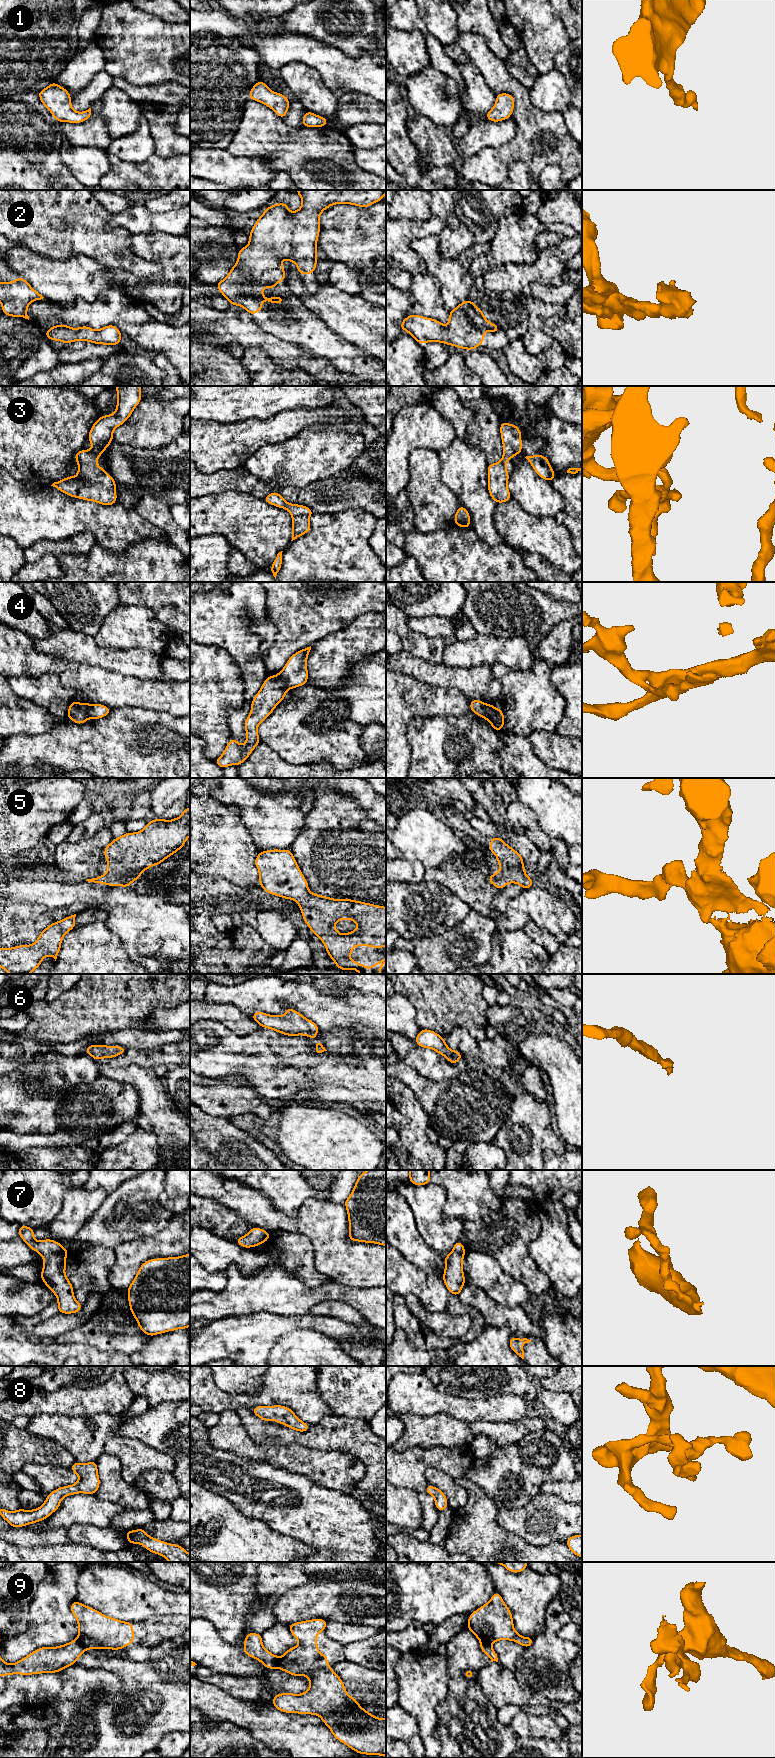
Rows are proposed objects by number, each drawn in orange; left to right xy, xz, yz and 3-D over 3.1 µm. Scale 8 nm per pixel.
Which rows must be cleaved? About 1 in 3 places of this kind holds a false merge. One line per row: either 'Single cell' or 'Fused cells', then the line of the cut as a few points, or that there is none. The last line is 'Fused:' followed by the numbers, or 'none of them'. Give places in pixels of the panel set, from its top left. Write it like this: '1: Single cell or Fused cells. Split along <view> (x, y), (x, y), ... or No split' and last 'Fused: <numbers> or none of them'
1: Single cell. No split
2: Single cell. No split
3: Single cell. No split
4: Fused cells. Split along xz (276, 675), (284, 682), (288, 689)
5: Single cell. No split
6: Single cell. No split
7: Single cell. No split
8: Single cell. No split
9: Fused cells. Split along xy (77, 1639), (86, 1648)
Fused: 4, 9

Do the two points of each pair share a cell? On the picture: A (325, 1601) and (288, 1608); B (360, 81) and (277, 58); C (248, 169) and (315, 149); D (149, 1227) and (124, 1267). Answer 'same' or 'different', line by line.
A: same
B: same
C: different
D: different

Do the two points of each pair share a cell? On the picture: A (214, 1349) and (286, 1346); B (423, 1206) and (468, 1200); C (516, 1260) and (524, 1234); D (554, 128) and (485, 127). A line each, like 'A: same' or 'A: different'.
A: different
B: different
C: same
D: different

